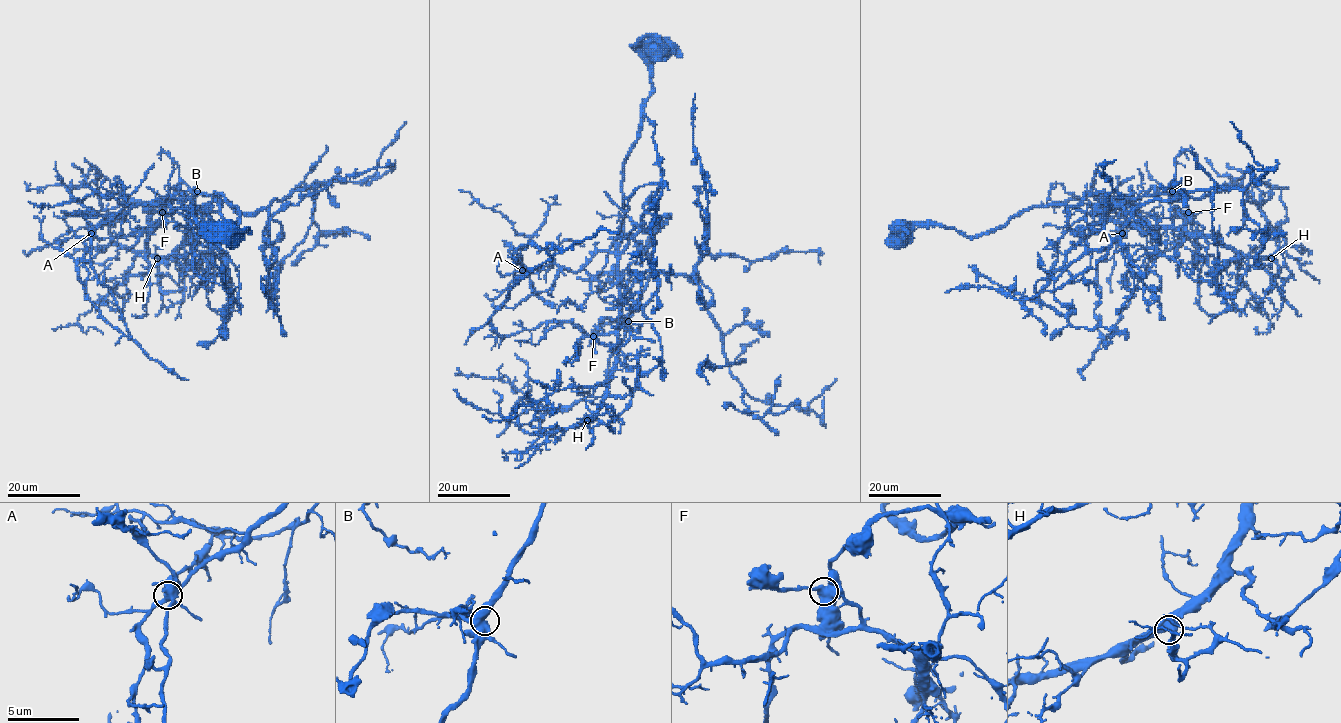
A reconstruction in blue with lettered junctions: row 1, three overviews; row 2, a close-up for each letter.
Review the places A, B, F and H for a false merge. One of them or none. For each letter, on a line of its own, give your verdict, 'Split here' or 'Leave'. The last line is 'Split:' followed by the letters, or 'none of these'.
A: Split here
B: Leave
F: Leave
H: Leave
Split: A

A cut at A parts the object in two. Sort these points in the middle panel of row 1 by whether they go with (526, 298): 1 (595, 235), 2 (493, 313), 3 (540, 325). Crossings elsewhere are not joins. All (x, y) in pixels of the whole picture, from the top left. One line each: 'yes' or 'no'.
1: no
2: no
3: yes

